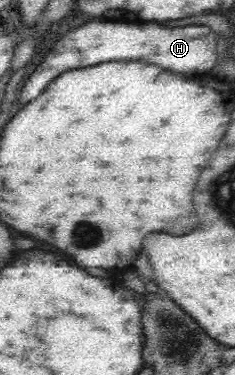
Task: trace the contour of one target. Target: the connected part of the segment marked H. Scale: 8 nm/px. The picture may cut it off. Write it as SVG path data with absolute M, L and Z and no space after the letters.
M82 23L60 38L37 65L23 86L18 103L24 107L34 101L58 76L75 69L92 67L106 62L146 62L158 65L175 75L191 77L210 71L216 65L216 41L212 28L202 24L188 27L162 27L156 23L124 25L124 23Z

